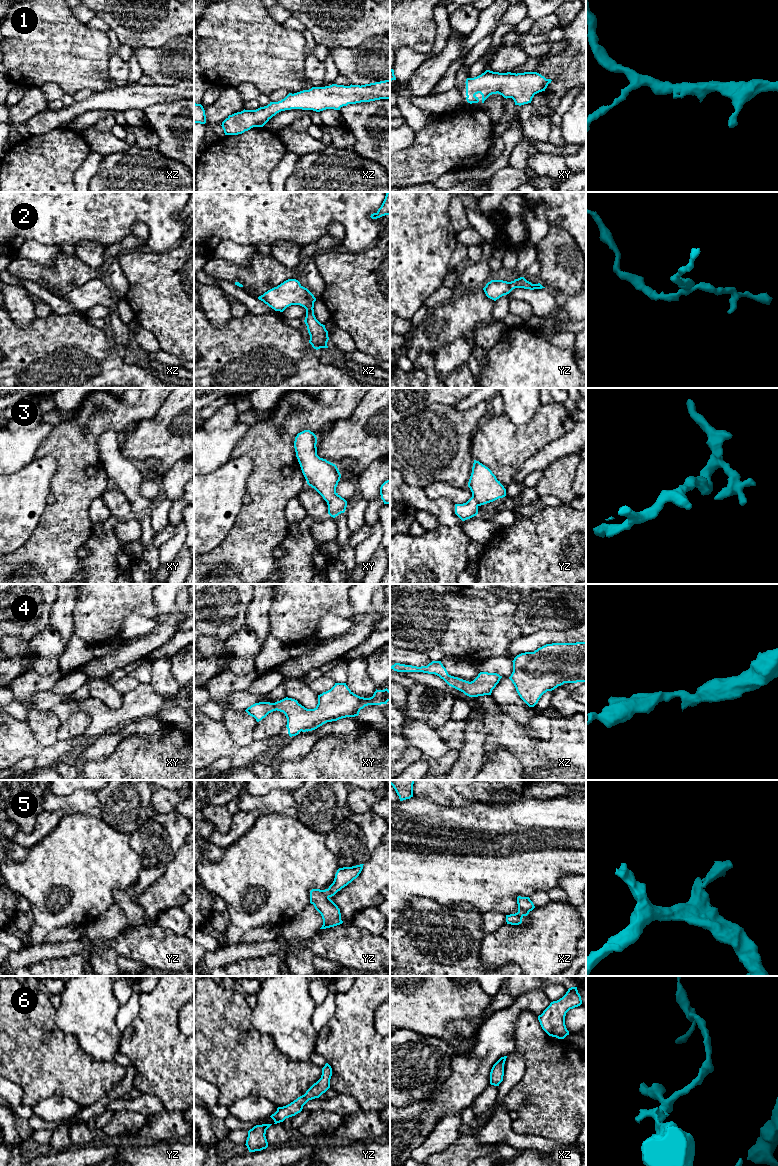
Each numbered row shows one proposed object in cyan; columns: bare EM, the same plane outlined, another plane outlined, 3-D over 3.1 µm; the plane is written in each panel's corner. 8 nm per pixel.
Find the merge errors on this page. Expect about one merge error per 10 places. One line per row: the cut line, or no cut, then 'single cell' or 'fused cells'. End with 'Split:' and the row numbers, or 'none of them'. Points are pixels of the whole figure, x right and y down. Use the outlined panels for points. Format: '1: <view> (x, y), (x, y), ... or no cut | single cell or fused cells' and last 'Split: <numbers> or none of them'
1: no cut | single cell
2: no cut | single cell
3: no cut | single cell
4: no cut | single cell
5: no cut | single cell
6: no cut | single cell
Split: none of them

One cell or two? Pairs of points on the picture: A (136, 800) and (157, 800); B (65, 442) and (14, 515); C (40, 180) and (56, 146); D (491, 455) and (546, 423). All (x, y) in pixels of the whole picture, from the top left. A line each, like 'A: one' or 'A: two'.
A: two
B: two
C: one
D: one

